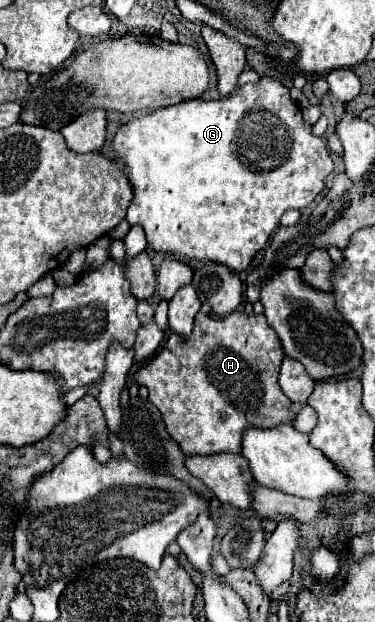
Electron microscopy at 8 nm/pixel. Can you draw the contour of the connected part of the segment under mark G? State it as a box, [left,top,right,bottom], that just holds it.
[112,75,334,271]

